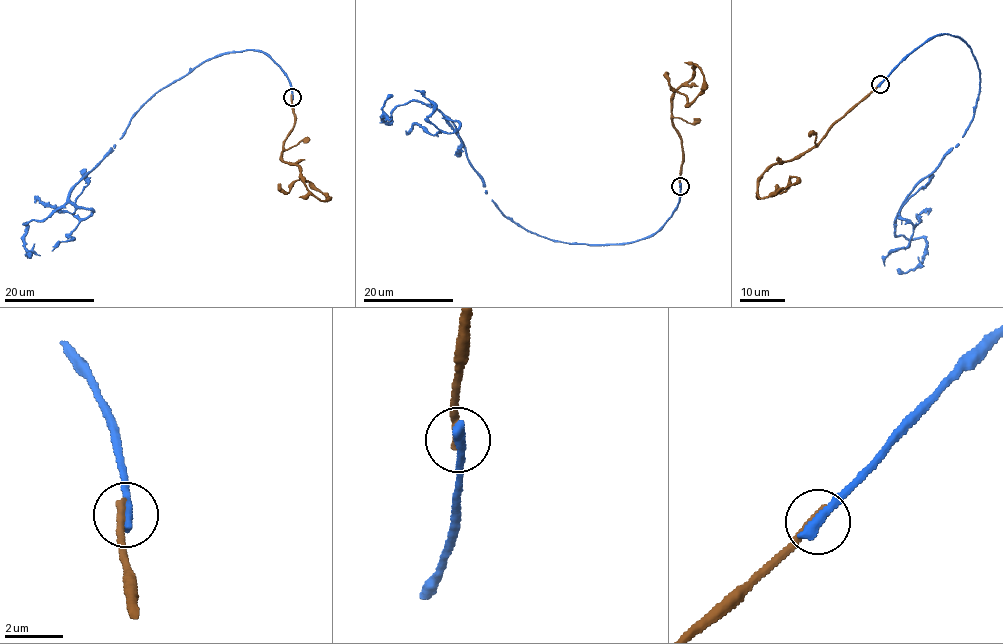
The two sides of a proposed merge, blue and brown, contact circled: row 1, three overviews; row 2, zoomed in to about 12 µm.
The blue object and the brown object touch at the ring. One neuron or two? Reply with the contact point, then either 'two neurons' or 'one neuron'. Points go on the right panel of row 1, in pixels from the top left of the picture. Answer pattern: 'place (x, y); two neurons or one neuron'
place (880, 84); two neurons

